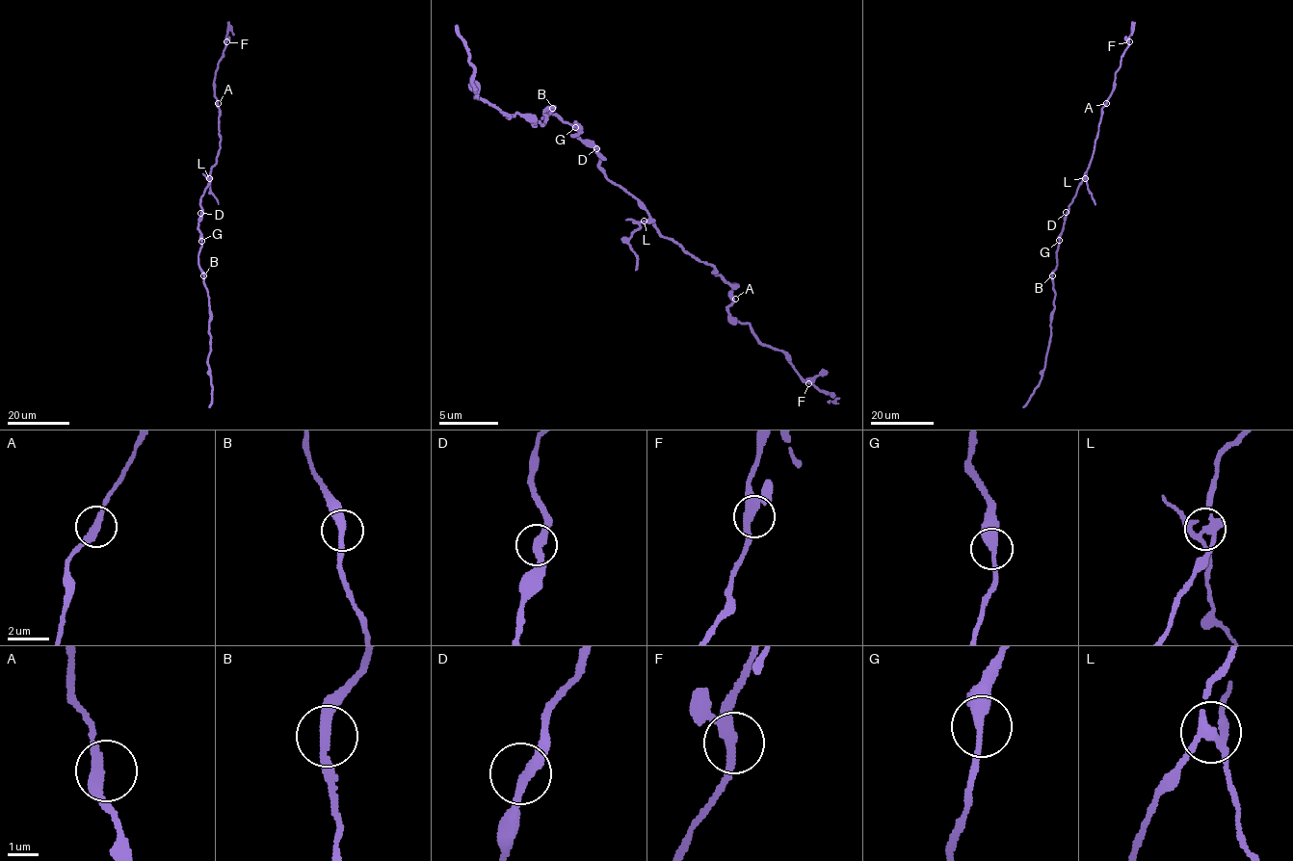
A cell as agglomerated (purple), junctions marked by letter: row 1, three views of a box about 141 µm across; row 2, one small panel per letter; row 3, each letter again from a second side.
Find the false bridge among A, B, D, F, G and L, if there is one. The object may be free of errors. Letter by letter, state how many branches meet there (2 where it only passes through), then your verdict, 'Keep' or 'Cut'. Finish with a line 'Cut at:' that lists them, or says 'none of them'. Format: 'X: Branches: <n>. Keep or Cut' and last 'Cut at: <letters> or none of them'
A: Branches: 2. Keep
B: Branches: 2. Keep
D: Branches: 2. Keep
F: Branches: 3. Keep
G: Branches: 2. Keep
L: Branches: 4. Cut
Cut at: L

